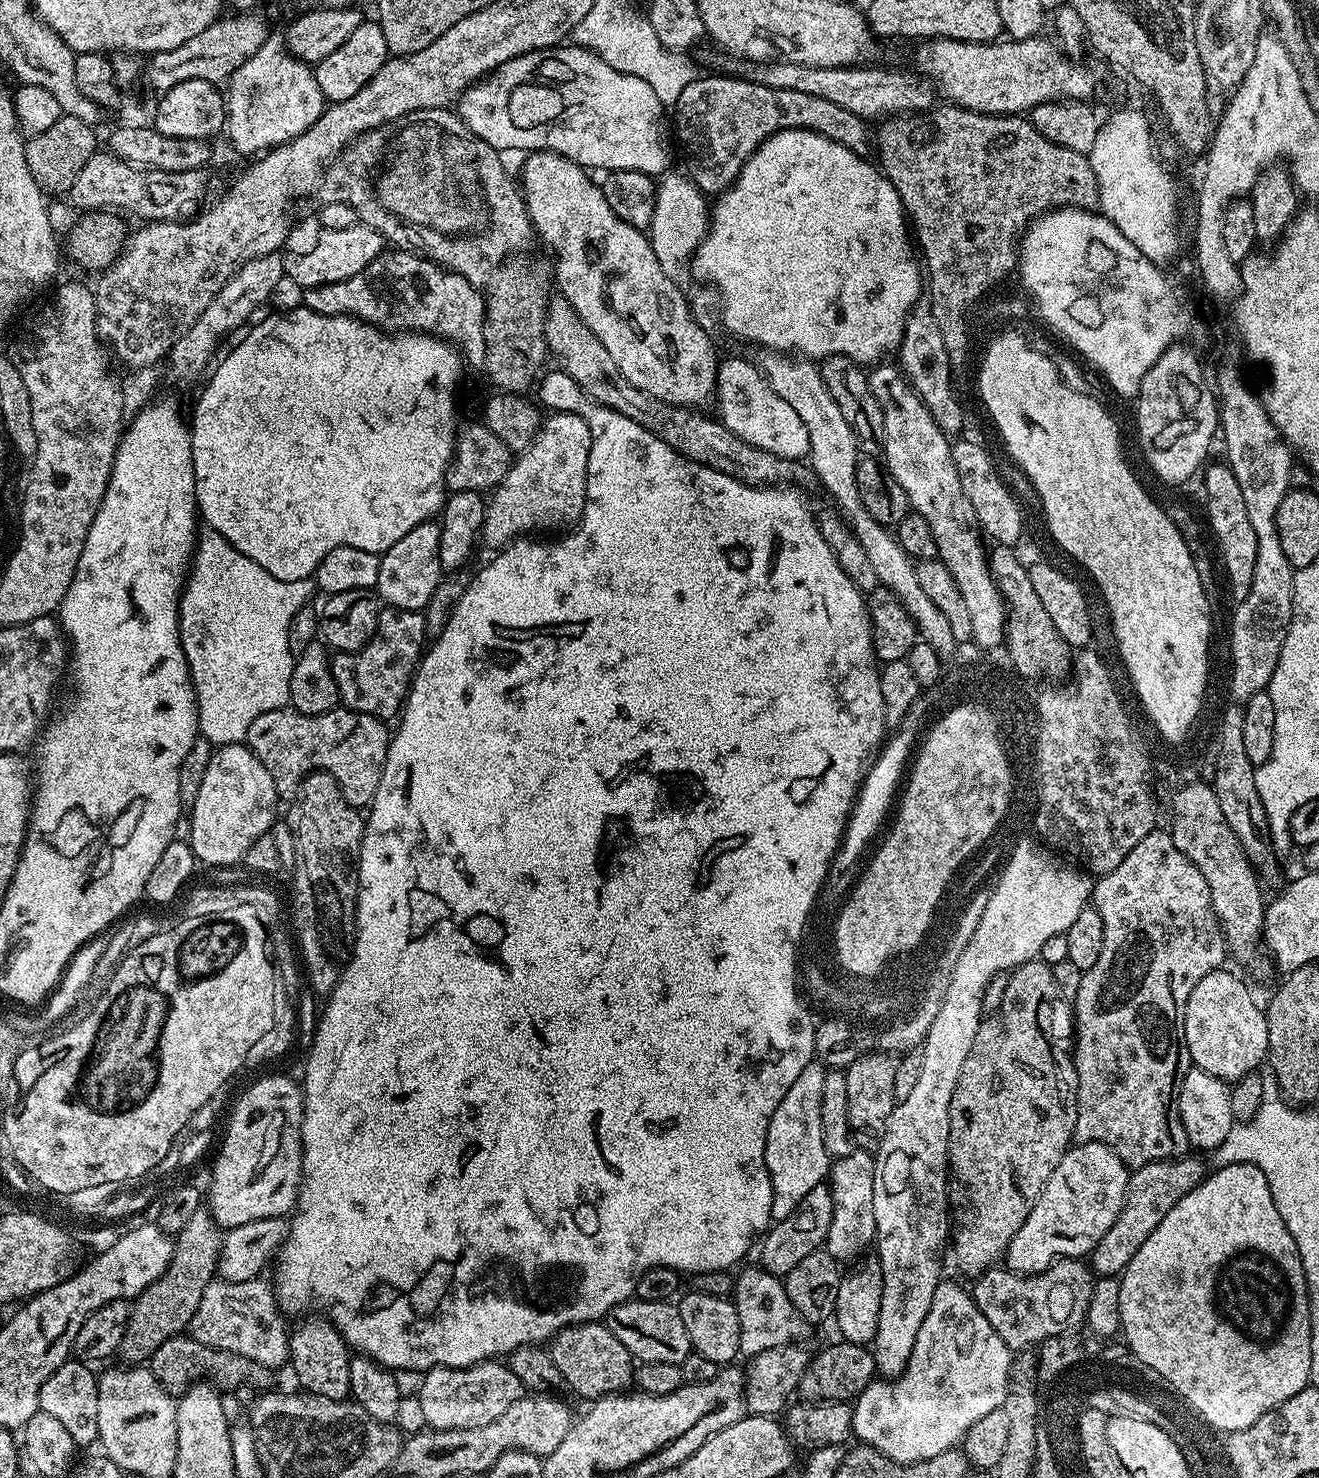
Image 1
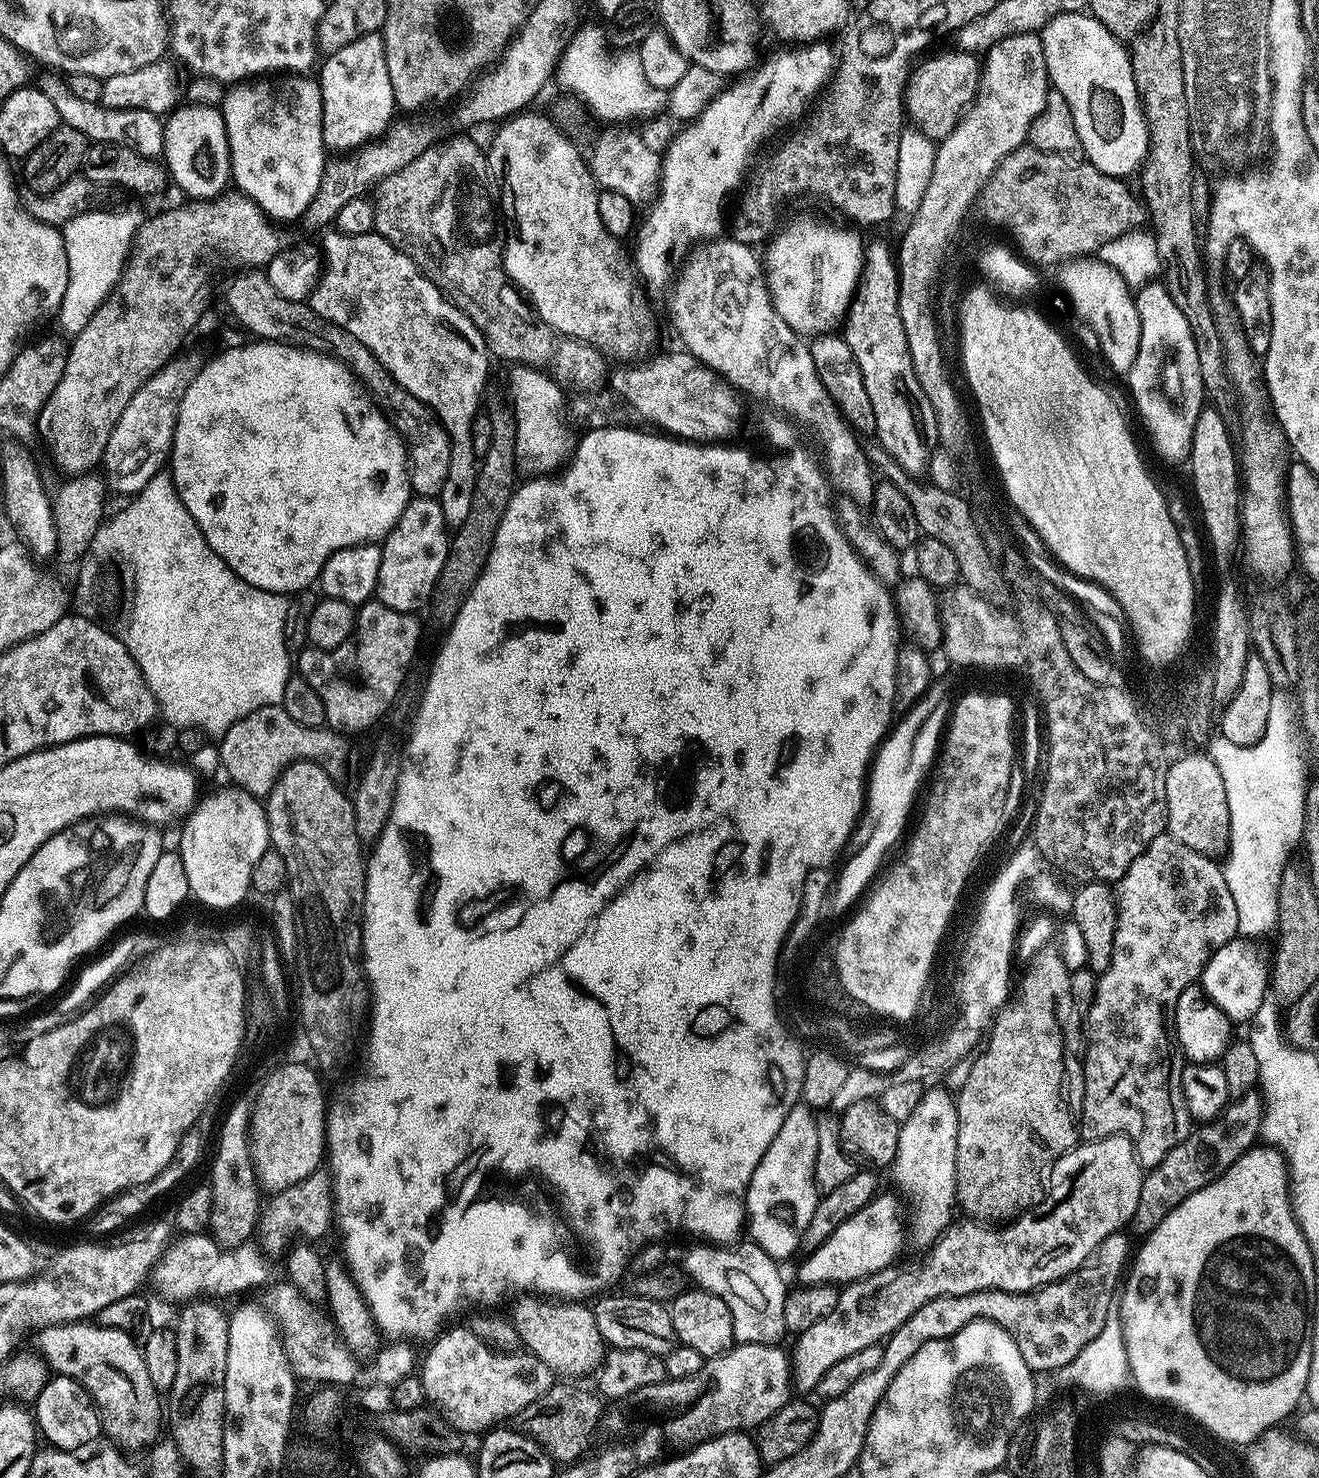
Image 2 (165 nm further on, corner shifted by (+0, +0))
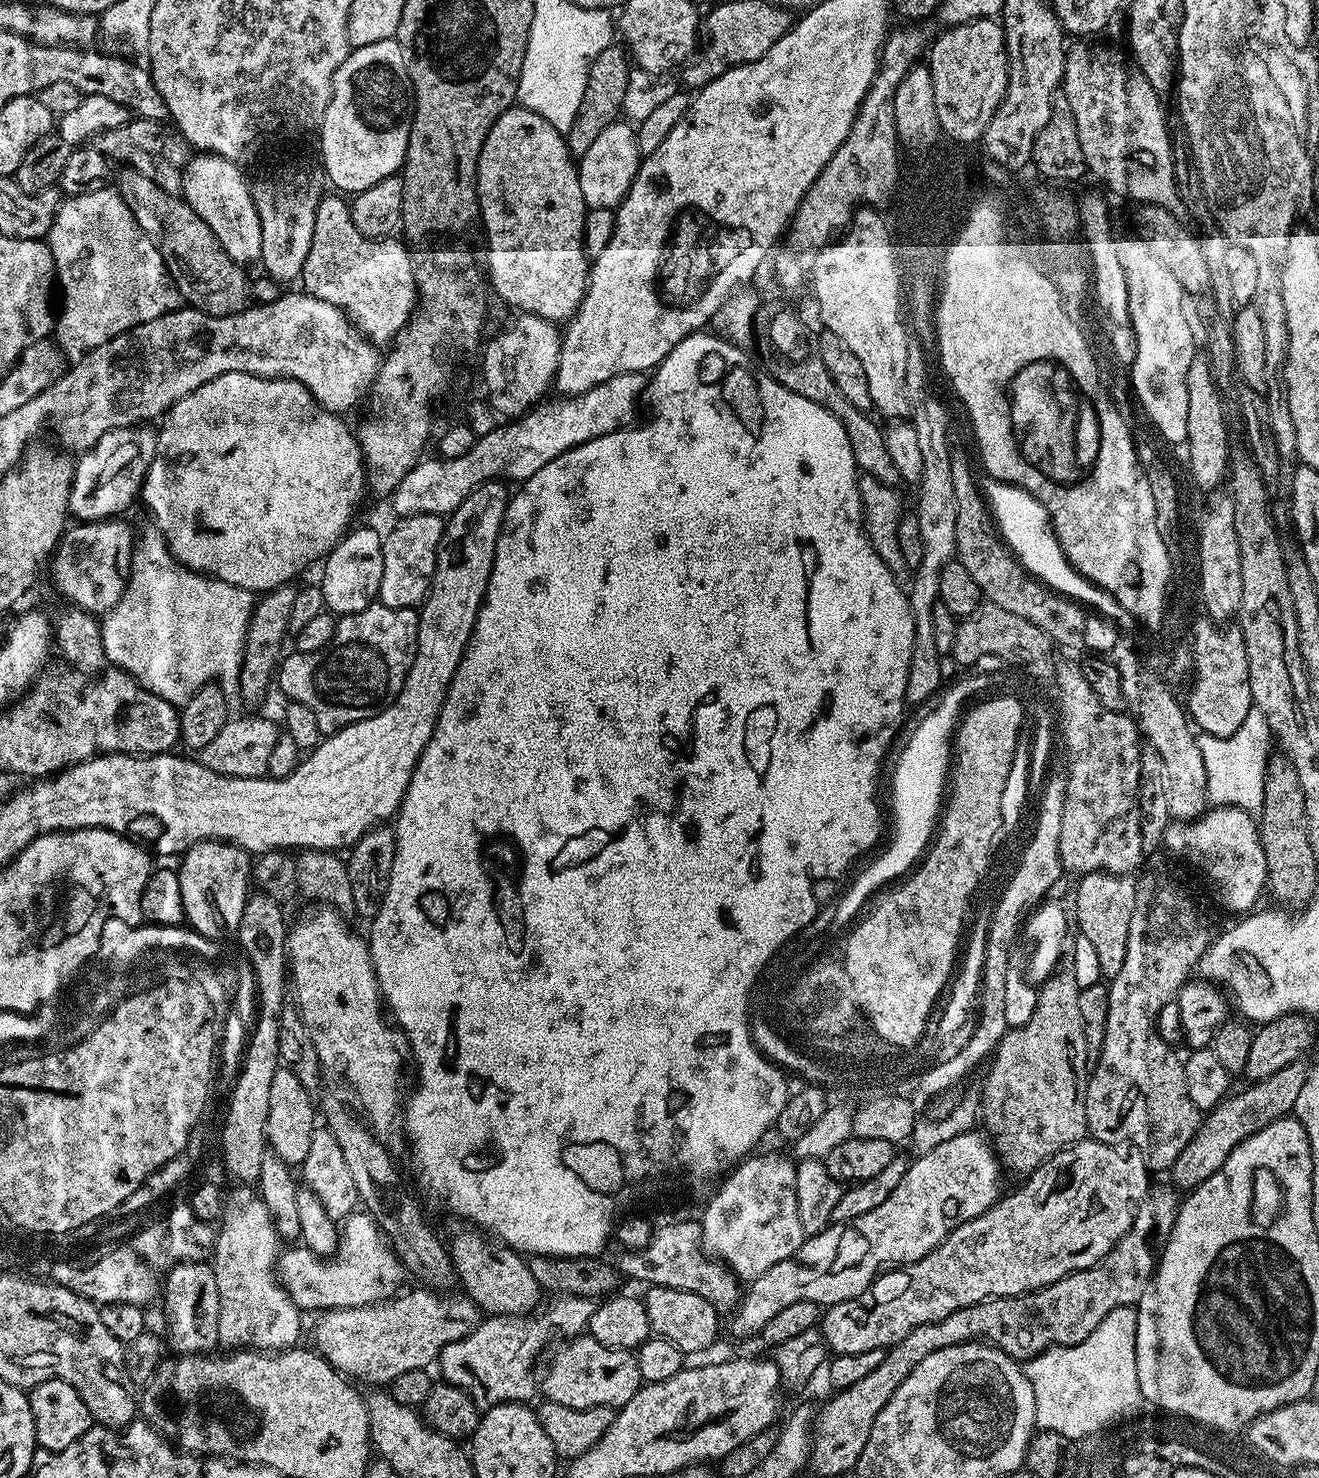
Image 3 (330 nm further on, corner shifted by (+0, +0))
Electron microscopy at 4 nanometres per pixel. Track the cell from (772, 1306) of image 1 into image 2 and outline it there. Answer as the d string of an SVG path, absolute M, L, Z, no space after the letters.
M744 1243L739 1246L720 1246L715 1250L708 1246L692 1246L696 1248L685 1254L682 1266L699 1287L722 1298L722 1302L730 1306L736 1344L779 1345L780 1339L786 1336L784 1307L789 1294L789 1289L784 1288L781 1265L757 1244Z

